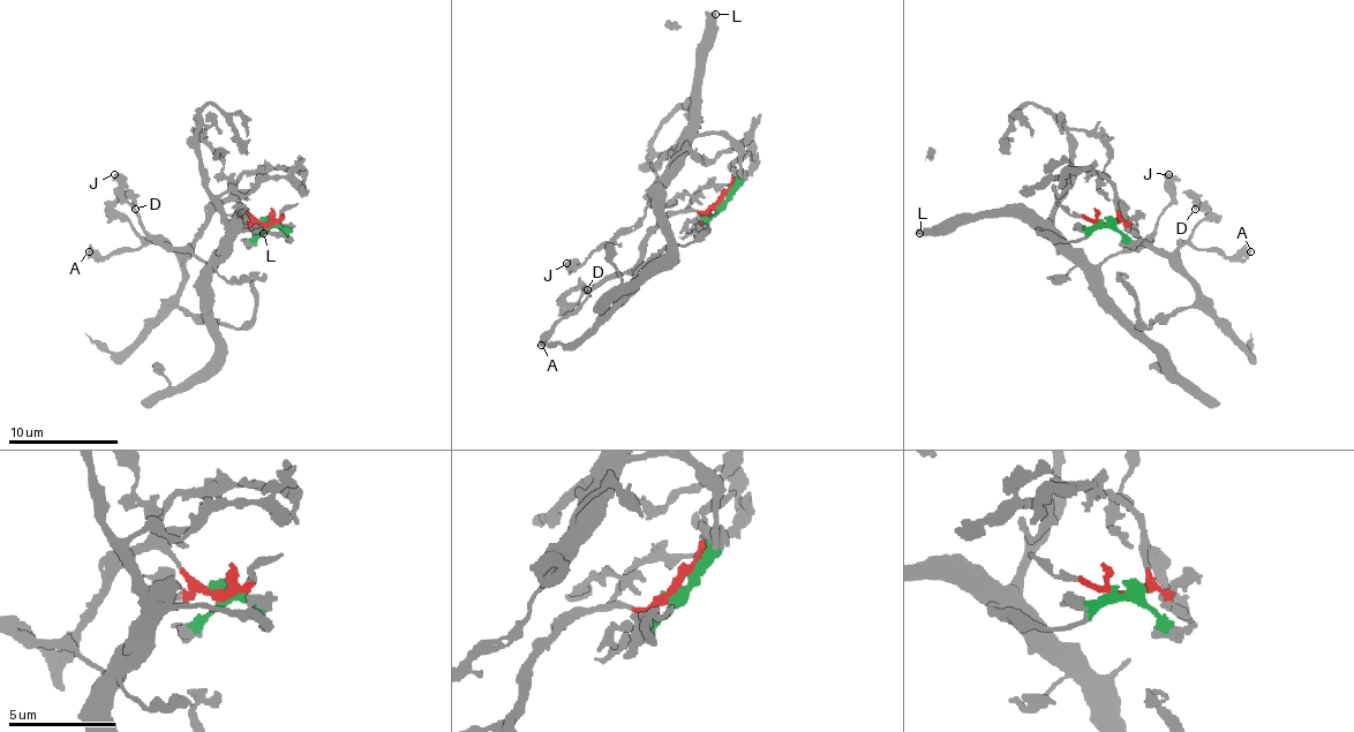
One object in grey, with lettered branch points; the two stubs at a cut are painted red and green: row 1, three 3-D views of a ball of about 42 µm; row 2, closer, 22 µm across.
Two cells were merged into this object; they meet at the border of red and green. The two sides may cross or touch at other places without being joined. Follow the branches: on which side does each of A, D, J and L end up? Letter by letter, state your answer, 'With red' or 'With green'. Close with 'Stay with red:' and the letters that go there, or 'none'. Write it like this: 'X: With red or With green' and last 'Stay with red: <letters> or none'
A: With red
D: With red
J: With green
L: With green
Stay with red: A, D

